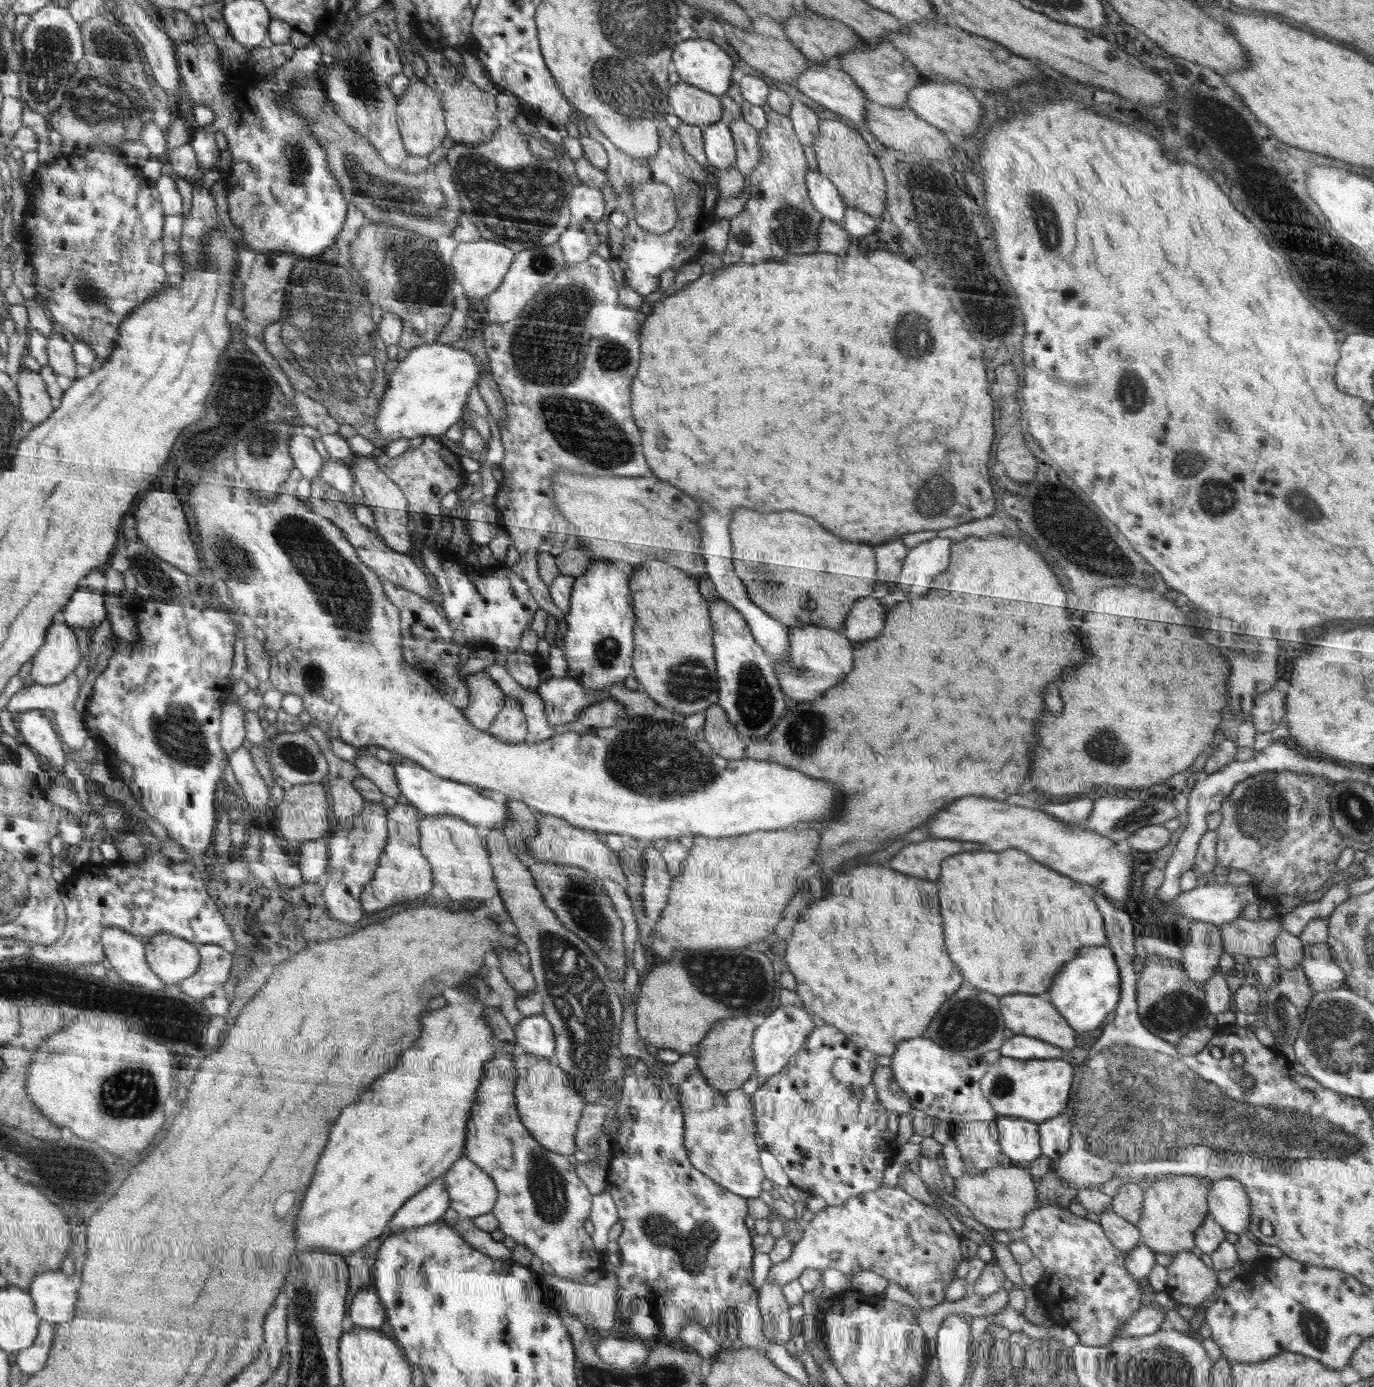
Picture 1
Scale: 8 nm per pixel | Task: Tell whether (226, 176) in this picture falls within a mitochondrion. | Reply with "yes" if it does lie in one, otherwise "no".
no

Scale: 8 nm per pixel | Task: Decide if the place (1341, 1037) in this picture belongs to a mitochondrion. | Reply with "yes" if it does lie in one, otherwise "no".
yes

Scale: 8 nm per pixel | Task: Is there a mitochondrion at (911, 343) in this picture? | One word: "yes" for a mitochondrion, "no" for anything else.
yes

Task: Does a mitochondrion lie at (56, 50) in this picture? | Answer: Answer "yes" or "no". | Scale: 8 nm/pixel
yes

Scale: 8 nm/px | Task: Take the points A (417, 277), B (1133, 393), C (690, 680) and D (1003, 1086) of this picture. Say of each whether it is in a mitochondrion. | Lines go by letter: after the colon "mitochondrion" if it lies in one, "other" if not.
A: mitochondrion
B: mitochondrion
C: mitochondrion
D: mitochondrion

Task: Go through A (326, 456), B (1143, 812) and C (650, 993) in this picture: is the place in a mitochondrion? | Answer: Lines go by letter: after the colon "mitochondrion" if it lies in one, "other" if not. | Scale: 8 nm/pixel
A: other
B: mitochondrion
C: other

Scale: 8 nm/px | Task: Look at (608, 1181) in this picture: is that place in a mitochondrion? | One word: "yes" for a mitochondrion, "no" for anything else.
no

